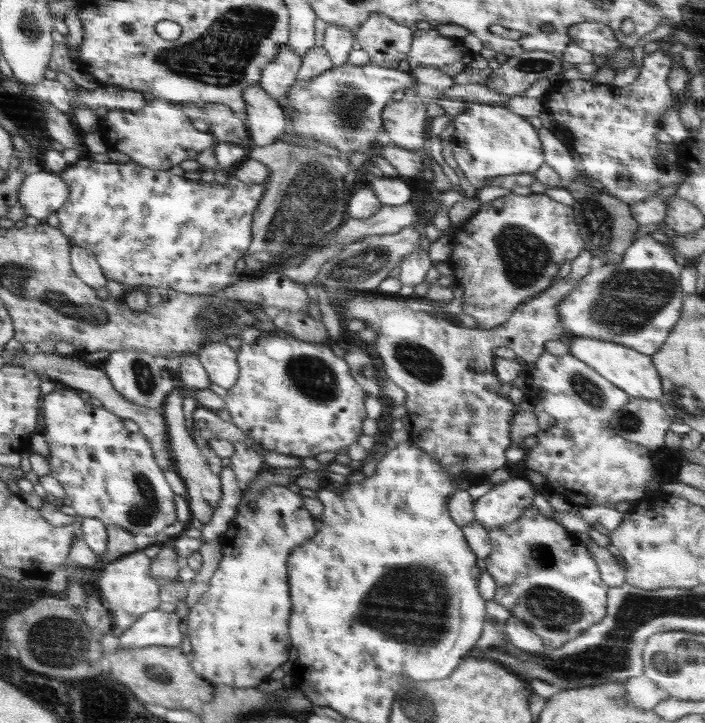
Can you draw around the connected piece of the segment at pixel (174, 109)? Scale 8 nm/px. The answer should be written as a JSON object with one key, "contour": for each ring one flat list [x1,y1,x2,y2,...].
{"contour":[[148,100,144,108,131,111,109,109,106,116,106,144,108,149,130,156,131,160,152,170,168,171,184,160,196,160,197,154,217,143,209,131,201,132,192,126,190,119,178,103,166,100]]}

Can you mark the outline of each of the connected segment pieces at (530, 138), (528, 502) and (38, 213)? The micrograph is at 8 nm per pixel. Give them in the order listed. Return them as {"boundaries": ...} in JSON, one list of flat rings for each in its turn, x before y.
{"boundaries":[[[471,103,455,116,453,125,454,132,449,137,453,157,477,191,487,185,487,180,524,172,535,173,544,163,537,128,505,105]],[[525,477,501,483,474,502,475,521,487,531,518,520,524,510,533,506,536,496,537,489]],[[44,168,37,173,27,175,18,188,18,202,27,216,34,216,46,222,48,216,68,200,68,185,62,182,57,173]]]}

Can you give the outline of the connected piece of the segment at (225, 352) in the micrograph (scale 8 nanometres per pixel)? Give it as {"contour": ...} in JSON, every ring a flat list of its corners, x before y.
{"contour":[[206,342,197,356,213,384,228,390,238,382,238,354,225,342]]}

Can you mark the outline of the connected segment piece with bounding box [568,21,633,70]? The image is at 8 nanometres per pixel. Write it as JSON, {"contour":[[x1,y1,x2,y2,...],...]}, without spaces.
{"contour":[[581,22,568,30,571,41,584,50,604,56,613,70,626,68,633,63,633,49,623,46,614,31,602,22]]}

